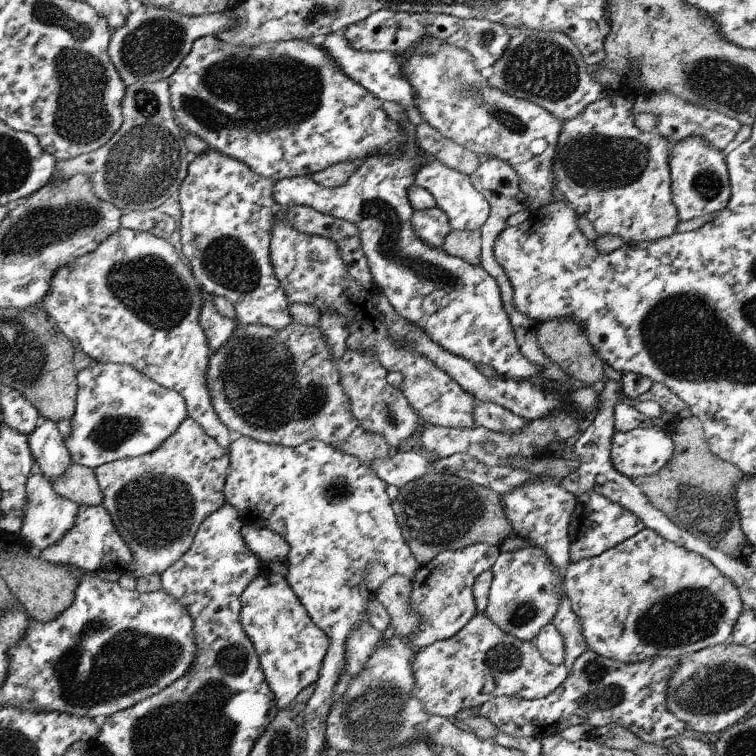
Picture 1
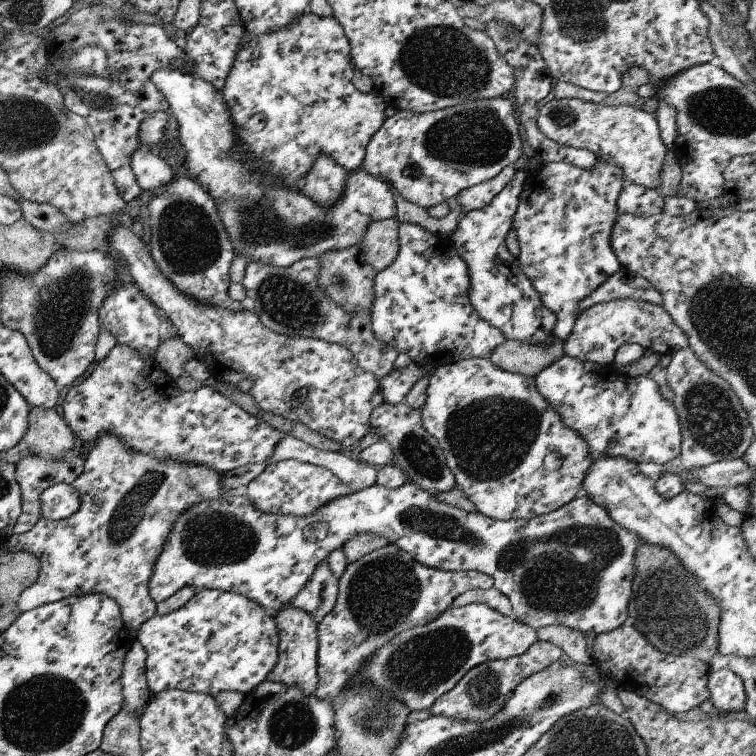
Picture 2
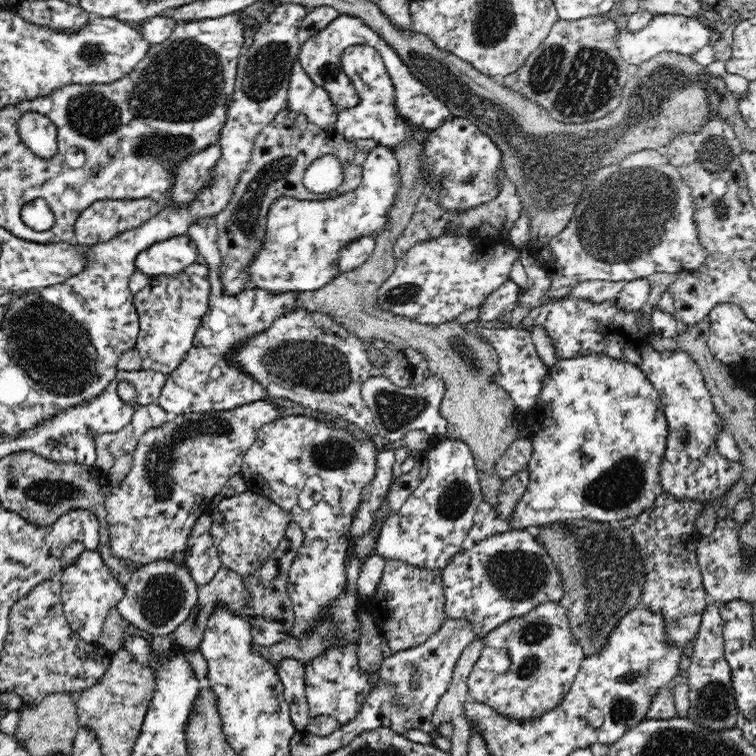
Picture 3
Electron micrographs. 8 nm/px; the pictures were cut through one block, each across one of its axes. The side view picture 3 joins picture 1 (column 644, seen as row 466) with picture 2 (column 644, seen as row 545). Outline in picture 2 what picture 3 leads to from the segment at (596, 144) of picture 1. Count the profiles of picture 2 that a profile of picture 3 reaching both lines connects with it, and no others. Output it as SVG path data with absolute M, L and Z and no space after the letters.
M554 98L539 110L537 125L544 137L551 138L560 146L584 148L604 162L616 164L625 176L625 184L659 189L668 150L662 142L655 115L632 105L608 106L578 98Z

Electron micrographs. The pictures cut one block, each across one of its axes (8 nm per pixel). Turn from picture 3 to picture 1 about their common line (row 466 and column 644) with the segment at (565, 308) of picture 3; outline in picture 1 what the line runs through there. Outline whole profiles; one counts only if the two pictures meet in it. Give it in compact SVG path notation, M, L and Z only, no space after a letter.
M584 651L573 663L568 678L548 696L541 699L521 699L518 697L494 697L478 708L480 716L486 718L497 728L513 737L536 737L542 739L562 732L565 728L575 724L590 724L603 727L609 724L618 724L630 729L645 743L660 743L670 737L681 737L687 730L666 704L667 684L673 668L681 658L655 656L637 663L624 664L600 656L592 651Z

